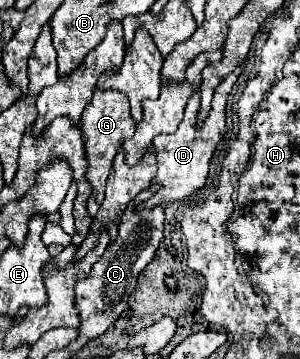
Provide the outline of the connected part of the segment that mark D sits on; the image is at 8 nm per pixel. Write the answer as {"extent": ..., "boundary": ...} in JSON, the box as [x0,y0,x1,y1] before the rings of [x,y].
{"extent":[142,68,240,210],"boundary":[[[236,68],[234,72],[230,72],[220,86],[214,92],[214,100],[212,100],[212,110],[210,116],[206,118],[206,122],[202,124],[200,130],[196,130],[196,110],[200,108],[200,94],[194,92],[192,98],[186,104],[186,112],[184,112],[184,120],[180,122],[178,130],[174,134],[160,134],[154,138],[154,148],[156,148],[156,158],[158,158],[158,176],[152,180],[152,184],[158,184],[158,192],[154,192],[154,196],[150,200],[146,200],[142,204],[142,208],[154,210],[156,206],[166,206],[170,202],[176,200],[184,200],[190,198],[192,194],[196,194],[204,184],[206,184],[206,176],[208,176],[208,164],[210,158],[216,150],[216,144],[222,140],[222,136],[226,134],[226,98],[234,86],[234,82],[240,76],[240,68]]]}

